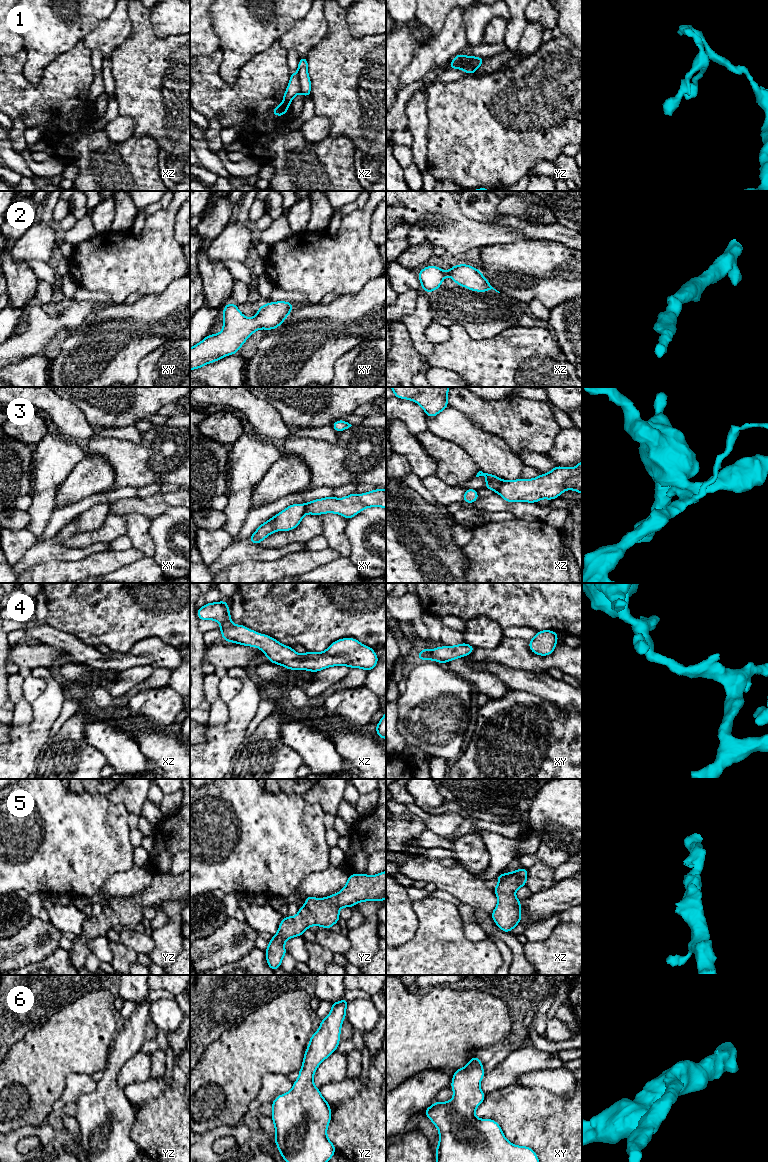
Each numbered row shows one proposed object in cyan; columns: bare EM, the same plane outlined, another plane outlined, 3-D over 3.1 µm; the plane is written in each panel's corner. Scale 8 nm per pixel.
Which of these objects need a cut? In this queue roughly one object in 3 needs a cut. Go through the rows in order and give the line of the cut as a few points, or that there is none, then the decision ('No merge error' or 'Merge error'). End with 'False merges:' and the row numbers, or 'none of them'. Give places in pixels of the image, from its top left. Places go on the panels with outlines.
1: Split along xz (297, 72), (301, 91). Merge error
2: No split. No merge error
3: Split along xz (502, 481), (496, 491). Merge error
4: No split. No merge error
5: No split. No merge error
6: No split. No merge error
False merges: 1, 3

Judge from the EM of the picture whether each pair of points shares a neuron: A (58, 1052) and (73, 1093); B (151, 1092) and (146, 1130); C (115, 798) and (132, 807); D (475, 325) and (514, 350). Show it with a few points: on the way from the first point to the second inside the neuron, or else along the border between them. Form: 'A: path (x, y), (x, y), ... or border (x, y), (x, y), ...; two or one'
A: border (90, 1074), (70, 1073), (59, 1098); two
B: border (165, 1082), (164, 1089), (158, 1096), (134, 1104); two
C: path (119, 798), (123, 798), (128, 803); one
D: border (514, 327), (489, 338), (473, 339), (469, 335); two

